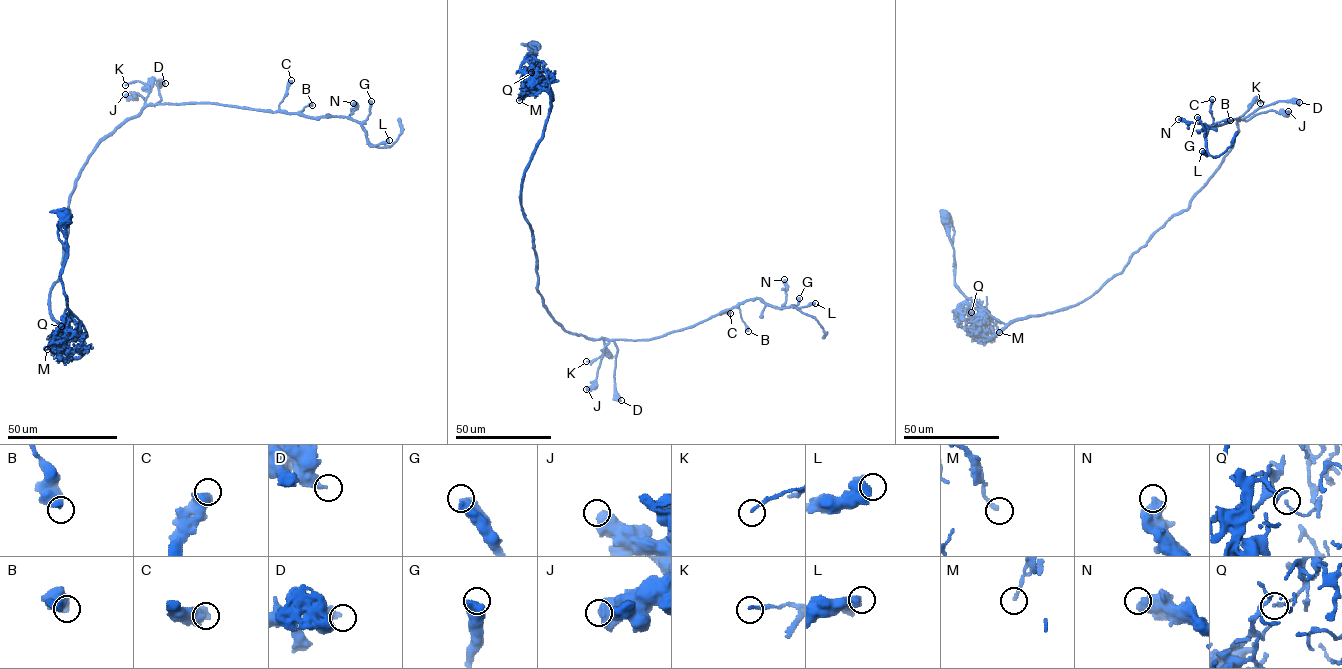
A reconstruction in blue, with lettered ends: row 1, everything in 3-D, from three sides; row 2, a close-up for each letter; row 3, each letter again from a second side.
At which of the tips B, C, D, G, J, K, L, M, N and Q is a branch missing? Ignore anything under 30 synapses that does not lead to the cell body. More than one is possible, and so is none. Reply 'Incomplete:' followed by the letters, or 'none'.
Incomplete: none

